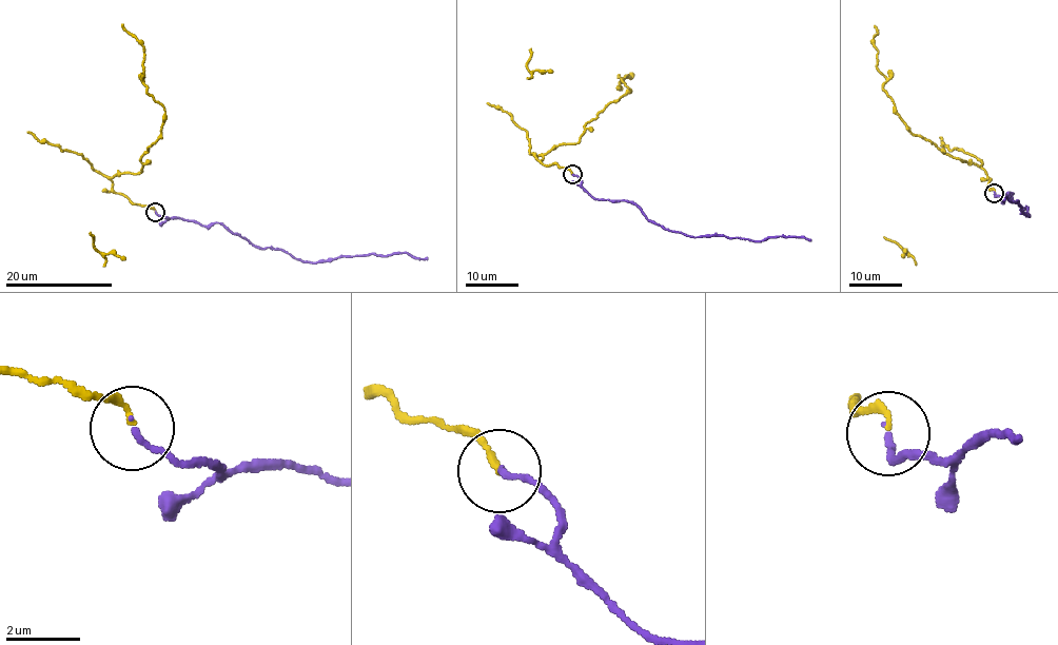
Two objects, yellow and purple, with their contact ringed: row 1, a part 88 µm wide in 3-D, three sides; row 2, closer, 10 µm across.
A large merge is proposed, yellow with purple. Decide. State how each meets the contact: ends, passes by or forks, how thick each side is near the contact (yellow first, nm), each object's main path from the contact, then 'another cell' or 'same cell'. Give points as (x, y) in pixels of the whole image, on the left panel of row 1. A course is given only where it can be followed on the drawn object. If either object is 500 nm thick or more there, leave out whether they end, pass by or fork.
yellow ends; purple ends; calibres 160 and 150 nm; course yellow (156, 212), (116, 193), (111, 180), (140, 173), (164, 119), (165, 108), (142, 82), (143, 46), (121, 23); course purple (156, 212), (204, 227), (220, 222), (253, 245), (287, 251), (306, 261), (371, 253), (427, 257); another cell

